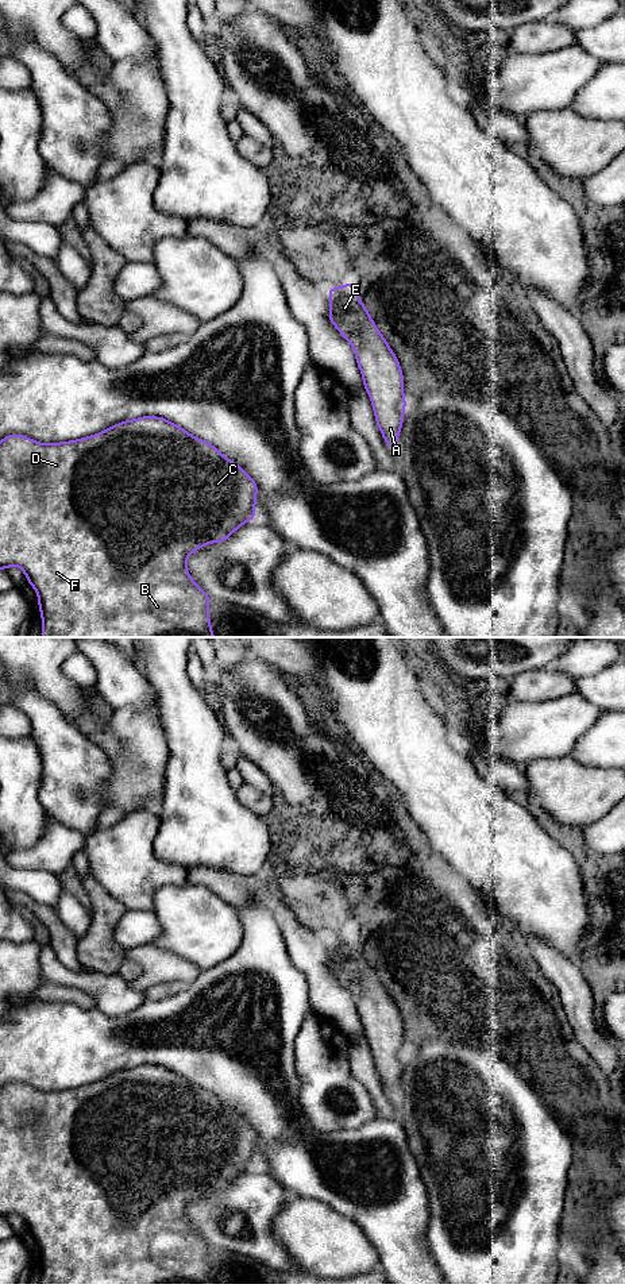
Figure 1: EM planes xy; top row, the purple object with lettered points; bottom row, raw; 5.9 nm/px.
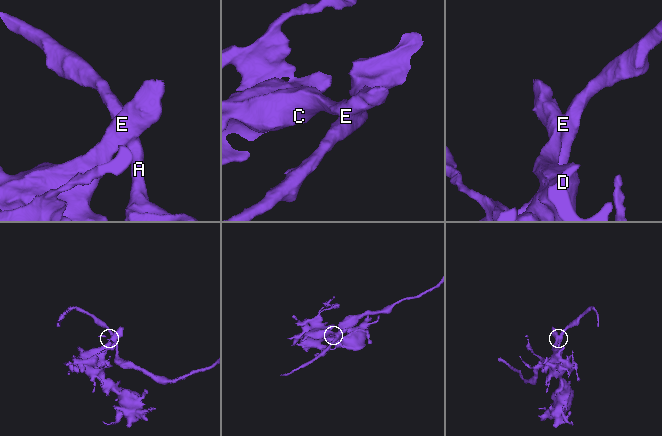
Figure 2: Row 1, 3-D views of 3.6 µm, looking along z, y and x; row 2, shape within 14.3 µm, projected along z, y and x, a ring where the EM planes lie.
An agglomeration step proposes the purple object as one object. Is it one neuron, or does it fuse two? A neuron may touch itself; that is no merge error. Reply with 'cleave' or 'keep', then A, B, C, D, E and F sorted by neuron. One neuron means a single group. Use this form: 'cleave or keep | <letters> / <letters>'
keep | A B C D E F

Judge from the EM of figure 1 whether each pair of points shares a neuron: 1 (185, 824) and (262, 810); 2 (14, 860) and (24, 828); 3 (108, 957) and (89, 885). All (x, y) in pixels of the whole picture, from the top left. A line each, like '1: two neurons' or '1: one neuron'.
1: two neurons
2: two neurons
3: one neuron

